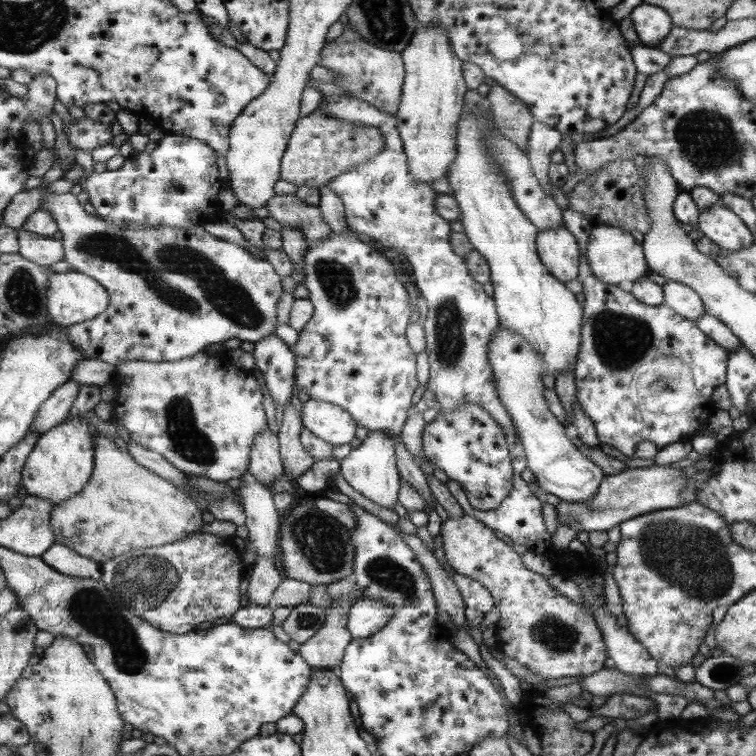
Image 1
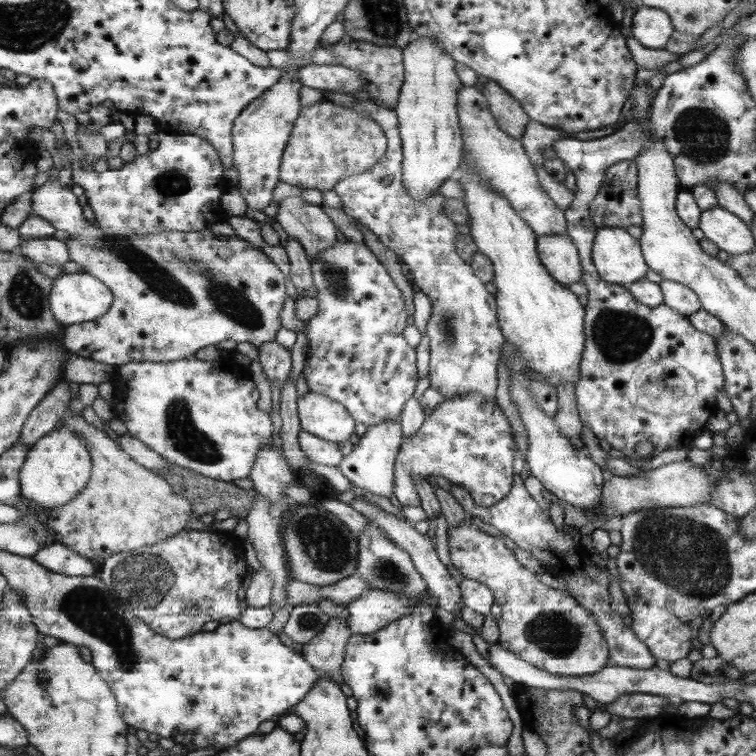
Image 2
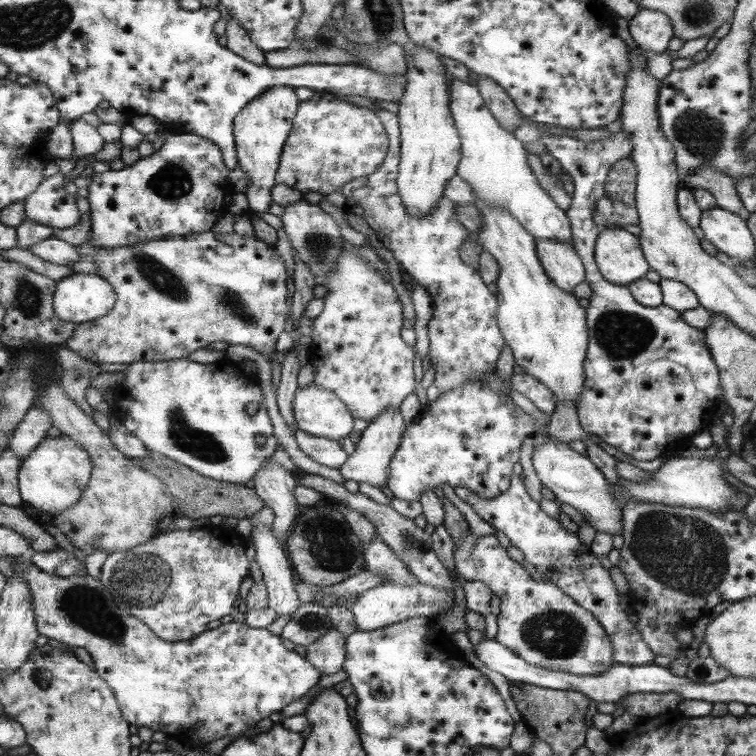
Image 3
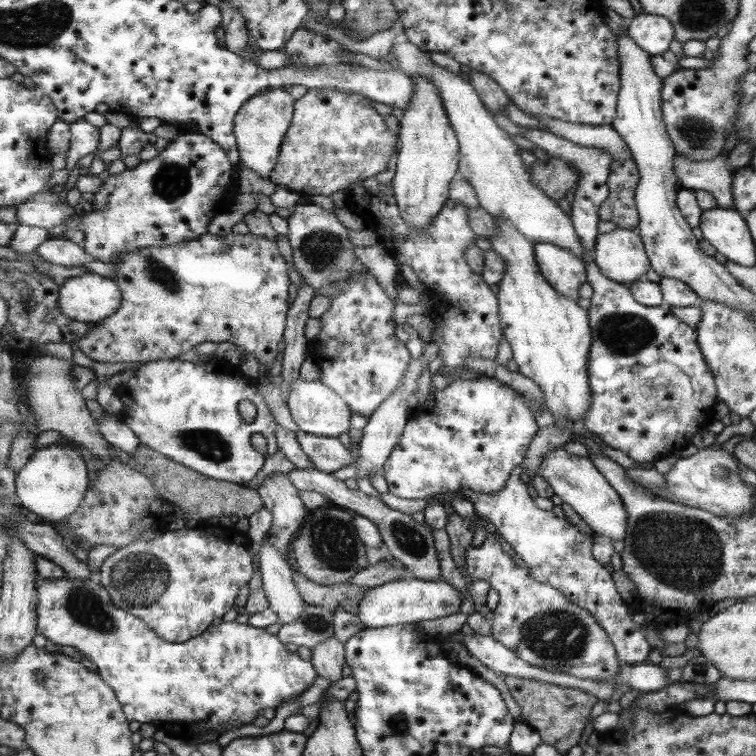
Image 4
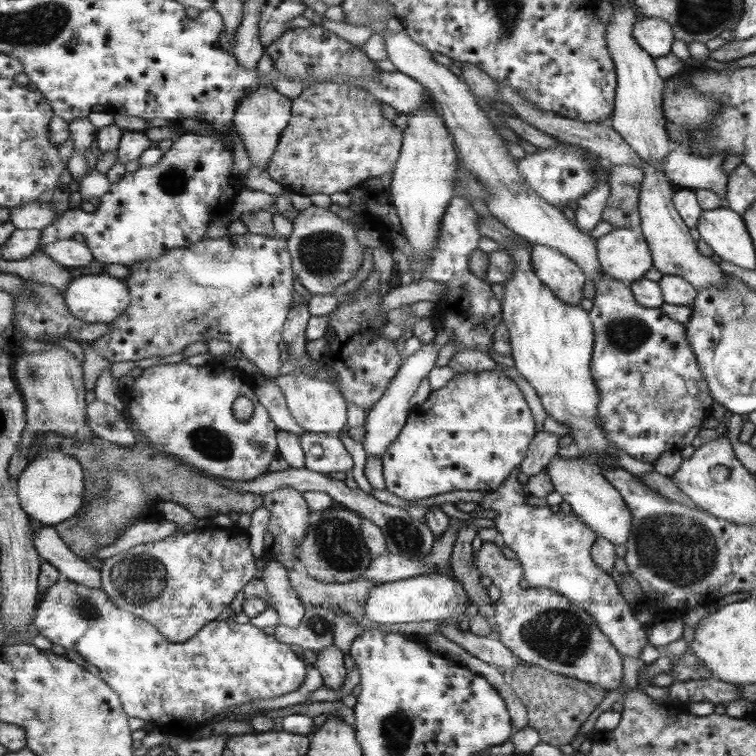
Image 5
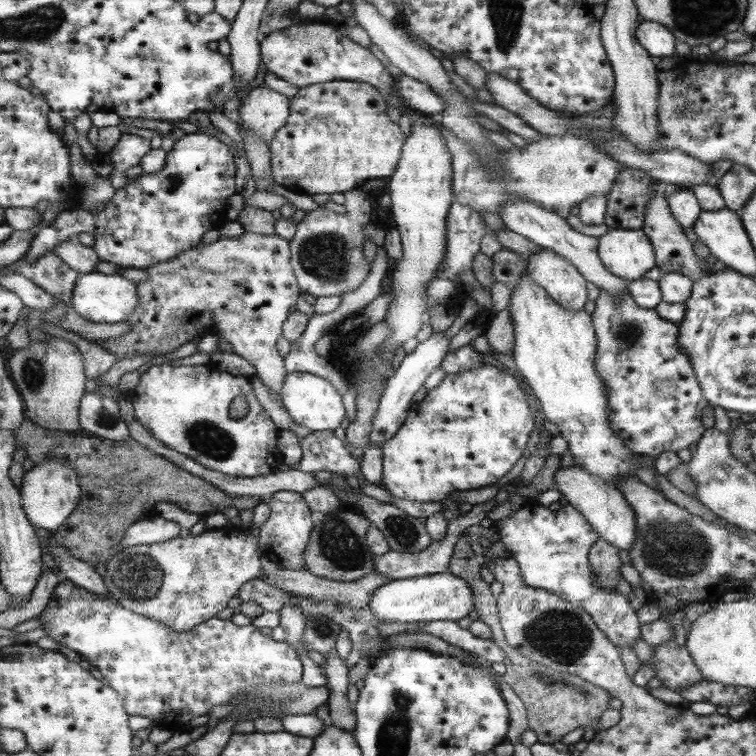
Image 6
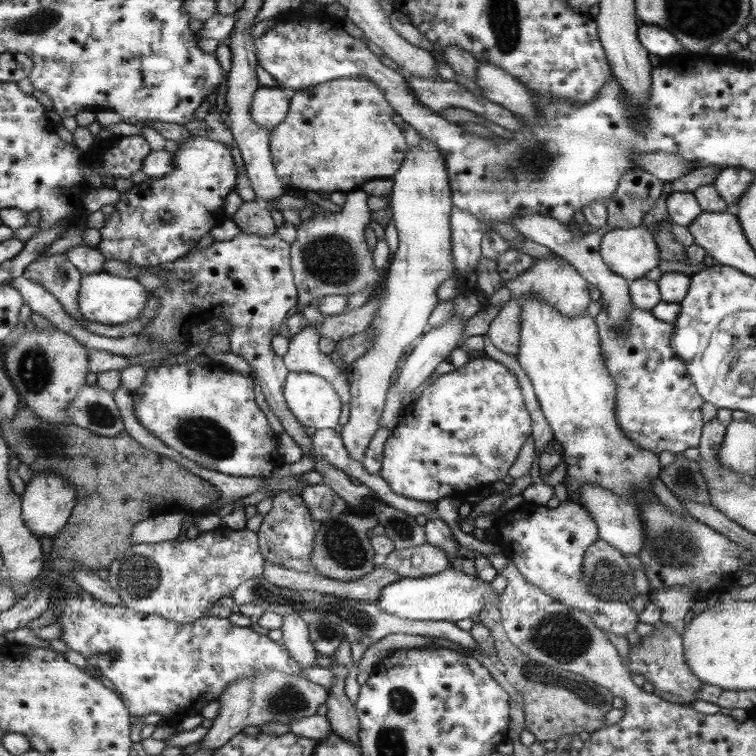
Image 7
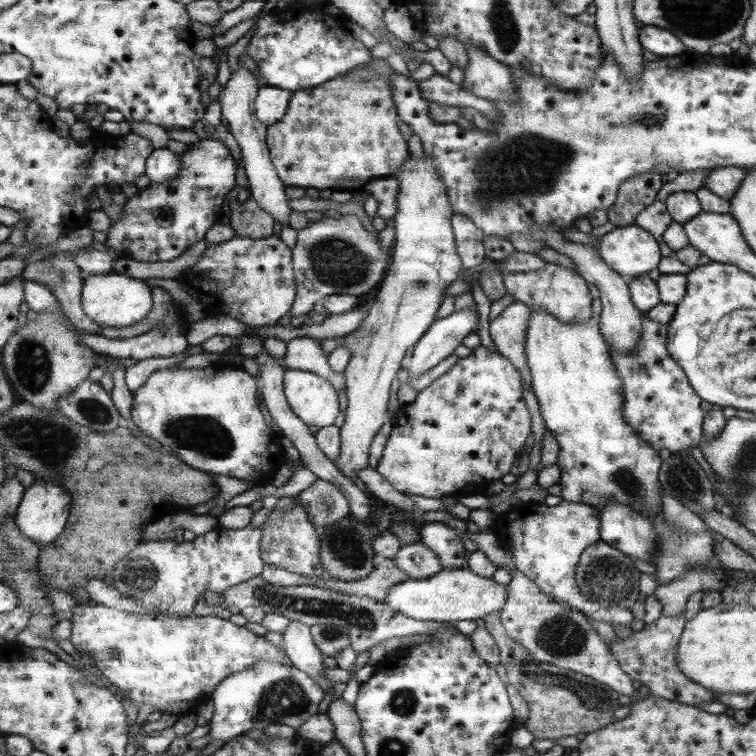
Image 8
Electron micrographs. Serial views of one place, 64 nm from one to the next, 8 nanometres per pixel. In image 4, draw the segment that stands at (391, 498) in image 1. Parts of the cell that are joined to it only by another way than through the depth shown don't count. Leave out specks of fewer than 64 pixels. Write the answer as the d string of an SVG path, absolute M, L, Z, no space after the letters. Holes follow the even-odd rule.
M419 355L417 358L412 358L411 362L407 365L406 371L402 374L402 383L399 390L395 390L391 396L387 396L380 404L380 407L375 409L368 416L365 426L362 428L362 439L358 442L358 456L355 460L354 456L349 466L335 470L331 473L337 480L344 481L347 478L355 478L355 476L368 479L376 470L382 470L382 464L386 462L386 458L393 450L395 444L398 443L399 437L402 435L406 422L409 419L409 414L405 412L407 406L405 401L409 396L416 393L416 384L419 375L428 364L425 355Z

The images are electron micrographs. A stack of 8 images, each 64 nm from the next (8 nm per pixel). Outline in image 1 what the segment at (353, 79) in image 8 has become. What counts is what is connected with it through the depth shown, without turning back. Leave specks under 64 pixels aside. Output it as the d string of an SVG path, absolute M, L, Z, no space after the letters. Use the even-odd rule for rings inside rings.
M319 107L294 123L281 160L281 178L297 186L317 189L383 150L386 140L379 129L361 123L334 119Z

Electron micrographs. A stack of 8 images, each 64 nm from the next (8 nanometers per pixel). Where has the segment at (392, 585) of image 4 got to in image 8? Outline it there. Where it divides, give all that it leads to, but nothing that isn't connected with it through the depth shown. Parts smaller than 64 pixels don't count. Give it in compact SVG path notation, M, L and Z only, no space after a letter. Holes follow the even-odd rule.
M463 568L459 570L441 569L433 576L423 580L407 579L403 582L397 583L388 590L384 602L399 614L412 618L413 620L445 622L453 625L458 620L477 620L477 618L487 616L490 612L499 613L502 606L505 604L507 595L508 586L498 584L493 581L492 577L485 578L473 574L469 569Z

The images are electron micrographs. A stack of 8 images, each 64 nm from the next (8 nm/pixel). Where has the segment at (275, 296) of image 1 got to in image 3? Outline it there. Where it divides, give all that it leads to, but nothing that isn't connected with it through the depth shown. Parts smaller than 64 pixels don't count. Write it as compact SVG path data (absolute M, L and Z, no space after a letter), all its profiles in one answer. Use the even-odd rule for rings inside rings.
M57 171L27 195L22 202L24 220L59 229L77 224L80 214L75 208L75 200L61 187L64 176ZM90 231L89 235L87 235L87 240L84 243L81 243L81 245L76 246L77 254L79 254L79 260L84 262L91 262L96 265L96 272L95 274L99 275L103 278L103 280L107 281L107 284L111 285L111 288L114 288L115 292L115 304L114 308L107 312L106 316L103 316L100 319L96 319L93 322L90 323L81 323L77 326L75 326L75 329L73 329L73 335L71 335L71 339L69 339L68 342L65 342L65 346L72 350L77 356L80 356L81 358L85 359L86 361L89 361L91 363L98 364L131 364L135 362L159 362L159 361L166 361L166 360L175 360L175 359L185 359L187 356L189 356L190 352L193 352L193 350L197 350L198 348L205 348L206 345L211 344L212 342L227 342L227 344L243 344L243 346L249 346L251 350L255 350L257 354L261 354L261 356L264 356L266 359L271 358L272 354L275 352L275 340L279 338L279 334L283 332L283 328L285 328L285 322L283 322L283 314L287 312L287 308L289 308L289 304L287 304L287 286L283 286L283 264L281 264L281 260L279 260L279 256L273 252L273 248L269 250L269 246L267 246L267 243L265 241L259 240L258 238L253 238L252 236L247 235L238 235L231 234L233 236L233 244L231 244L231 248L233 249L233 254L229 254L229 256L220 256L215 252L215 248L217 248L217 244L219 244L219 240L215 238L215 234L213 234L213 231L207 231L207 232L200 232L199 234L188 234L187 236L172 236L171 238L160 238L159 240L148 240L147 242L138 242L137 244L132 244L131 246L119 246L117 248L112 248L111 251L105 251L104 248L94 248L94 246L90 246L90 242L88 242L88 238L90 237Z

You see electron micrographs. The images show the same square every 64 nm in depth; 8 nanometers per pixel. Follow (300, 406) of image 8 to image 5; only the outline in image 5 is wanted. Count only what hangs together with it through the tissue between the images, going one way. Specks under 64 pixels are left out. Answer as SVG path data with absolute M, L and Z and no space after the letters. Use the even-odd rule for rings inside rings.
M305 372L278 375L273 382L283 393L286 408L293 420L305 431L312 433L337 432L345 424L345 400L333 384L319 376L311 377Z

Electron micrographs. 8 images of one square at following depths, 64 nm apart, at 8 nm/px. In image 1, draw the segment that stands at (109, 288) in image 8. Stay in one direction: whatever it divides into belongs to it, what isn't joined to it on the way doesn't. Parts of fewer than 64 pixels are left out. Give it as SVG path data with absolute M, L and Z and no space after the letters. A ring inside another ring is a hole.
M73 271L49 275L46 300L49 320L53 325L61 328L95 319L95 317L102 315L102 312L110 304L110 296L107 296L107 292L101 284L85 273Z

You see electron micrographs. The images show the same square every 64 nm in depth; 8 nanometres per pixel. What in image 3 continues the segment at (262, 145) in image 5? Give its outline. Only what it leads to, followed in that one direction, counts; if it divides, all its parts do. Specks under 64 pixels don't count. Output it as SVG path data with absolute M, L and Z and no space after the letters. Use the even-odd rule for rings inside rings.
M279 86L267 89L246 104L233 119L234 144L238 167L247 174L248 187L243 194L248 202L248 212L257 214L267 212L272 197L271 187L274 186L275 171L278 168L279 155L286 142L297 111L299 100L295 97L295 87Z

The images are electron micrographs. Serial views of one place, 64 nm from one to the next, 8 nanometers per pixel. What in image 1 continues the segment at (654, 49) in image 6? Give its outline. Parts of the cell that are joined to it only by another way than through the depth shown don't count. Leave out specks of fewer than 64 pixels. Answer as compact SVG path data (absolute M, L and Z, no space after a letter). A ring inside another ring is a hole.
M645 3L638 4L628 14L635 34L643 46L658 46L670 34L673 23L670 15L662 8Z

